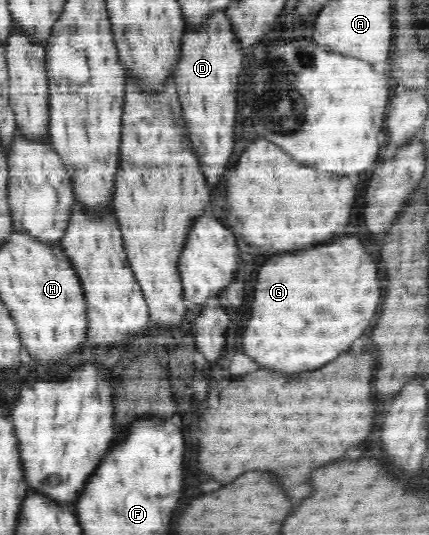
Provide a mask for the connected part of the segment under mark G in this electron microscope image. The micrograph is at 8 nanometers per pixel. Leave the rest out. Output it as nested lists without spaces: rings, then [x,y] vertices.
[[[344,237],[342,241],[314,247],[302,253],[278,255],[266,261],[254,285],[254,299],[250,305],[250,319],[242,335],[242,351],[252,357],[258,367],[278,367],[278,371],[310,371],[334,361],[346,351],[374,321],[380,309],[380,279],[378,265],[366,253],[362,241]]]

